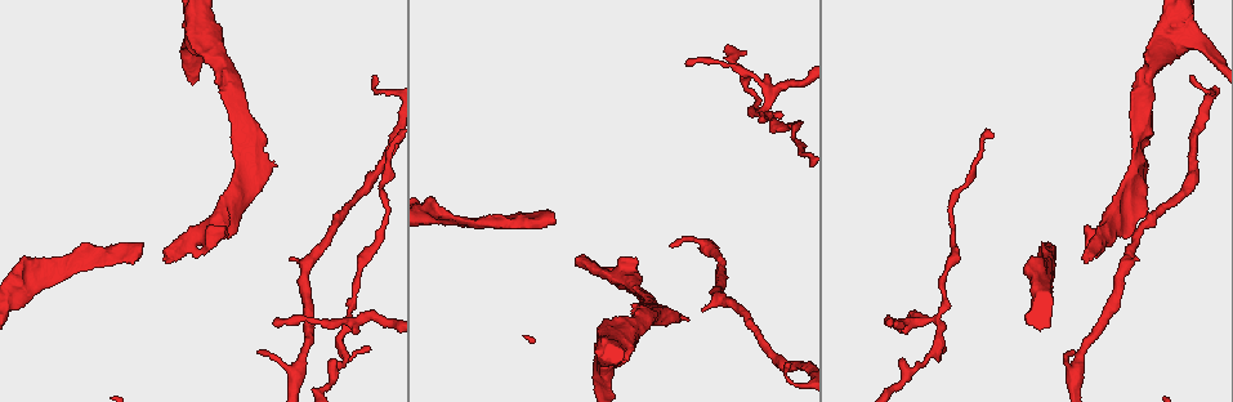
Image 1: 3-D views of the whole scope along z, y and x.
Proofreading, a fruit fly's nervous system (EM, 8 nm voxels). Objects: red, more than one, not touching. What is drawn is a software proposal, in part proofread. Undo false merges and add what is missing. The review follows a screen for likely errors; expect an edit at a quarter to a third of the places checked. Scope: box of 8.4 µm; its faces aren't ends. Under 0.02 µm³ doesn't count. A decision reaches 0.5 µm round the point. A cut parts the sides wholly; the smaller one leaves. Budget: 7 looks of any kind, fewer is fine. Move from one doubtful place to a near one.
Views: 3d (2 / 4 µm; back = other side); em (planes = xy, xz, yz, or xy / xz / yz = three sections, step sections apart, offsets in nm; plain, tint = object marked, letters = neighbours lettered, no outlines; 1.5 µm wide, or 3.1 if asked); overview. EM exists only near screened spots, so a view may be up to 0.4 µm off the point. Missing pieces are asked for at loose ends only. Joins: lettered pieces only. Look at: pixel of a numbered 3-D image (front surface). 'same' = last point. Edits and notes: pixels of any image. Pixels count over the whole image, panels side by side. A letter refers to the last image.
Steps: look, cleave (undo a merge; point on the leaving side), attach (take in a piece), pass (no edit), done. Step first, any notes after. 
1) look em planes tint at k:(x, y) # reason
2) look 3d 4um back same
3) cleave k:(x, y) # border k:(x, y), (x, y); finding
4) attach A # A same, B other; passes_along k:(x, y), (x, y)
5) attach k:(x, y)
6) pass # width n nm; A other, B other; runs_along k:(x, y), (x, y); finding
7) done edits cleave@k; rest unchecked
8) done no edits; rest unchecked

look 3d 2um at 1:(786, 363) # tapers out

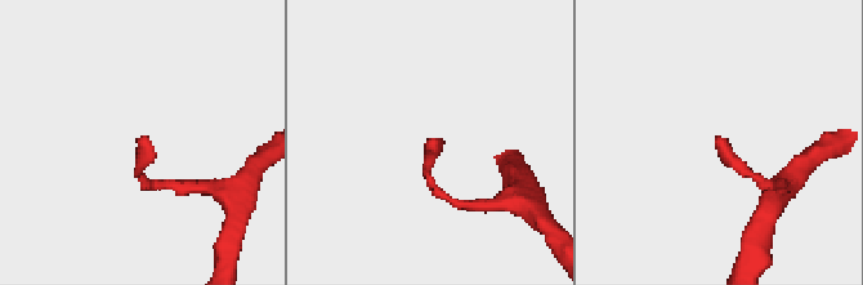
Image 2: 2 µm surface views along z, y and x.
look em planes plain at 2:(428, 145) # need the tissue

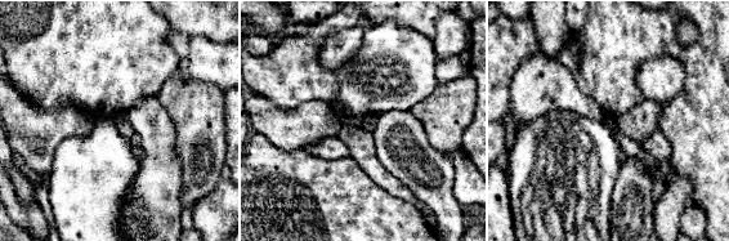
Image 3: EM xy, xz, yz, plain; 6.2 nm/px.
look em planes letters same # what lies round it

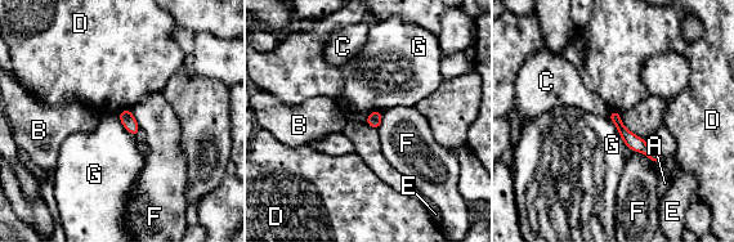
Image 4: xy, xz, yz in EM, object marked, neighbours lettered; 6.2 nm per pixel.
pass # A other, B other, C other, D other, E other, F other, G other; runs_along 4:(612, 113), (636, 144), (659, 158); no lettered piece goes on from it

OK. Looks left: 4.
look em planes tint at 1:(1154, 61) # thick turns thin

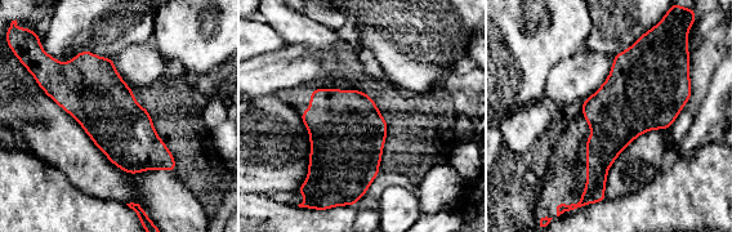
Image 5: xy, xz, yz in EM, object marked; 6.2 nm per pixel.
look em planes letters same # see the neighbours

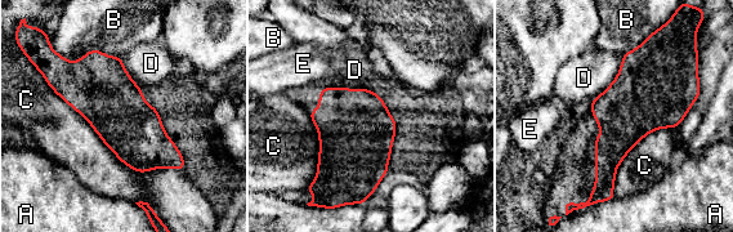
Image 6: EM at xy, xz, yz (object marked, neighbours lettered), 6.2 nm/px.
pass # width 380 nm; A other, B other, C other, D other, E other; border 6:(44, 77), (126, 165), (183, 173); all the same cell

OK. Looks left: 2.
done no edits; rest unchecked

